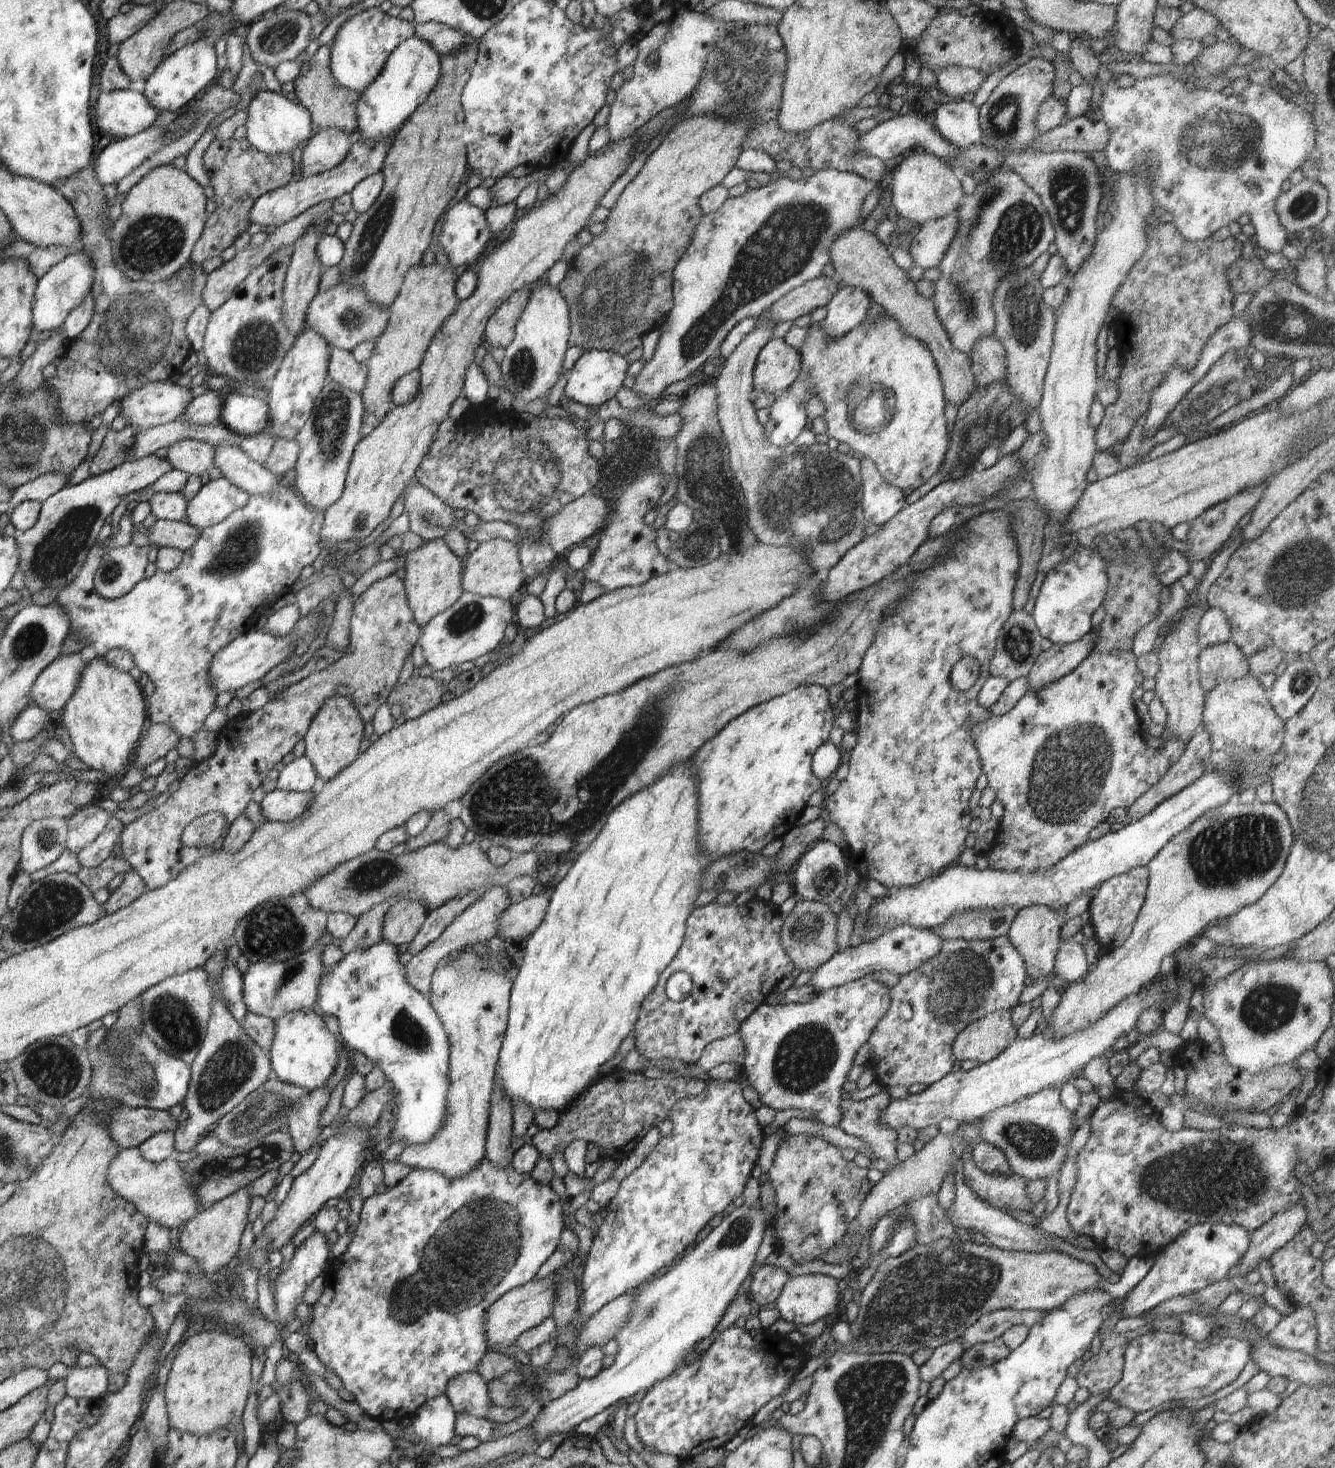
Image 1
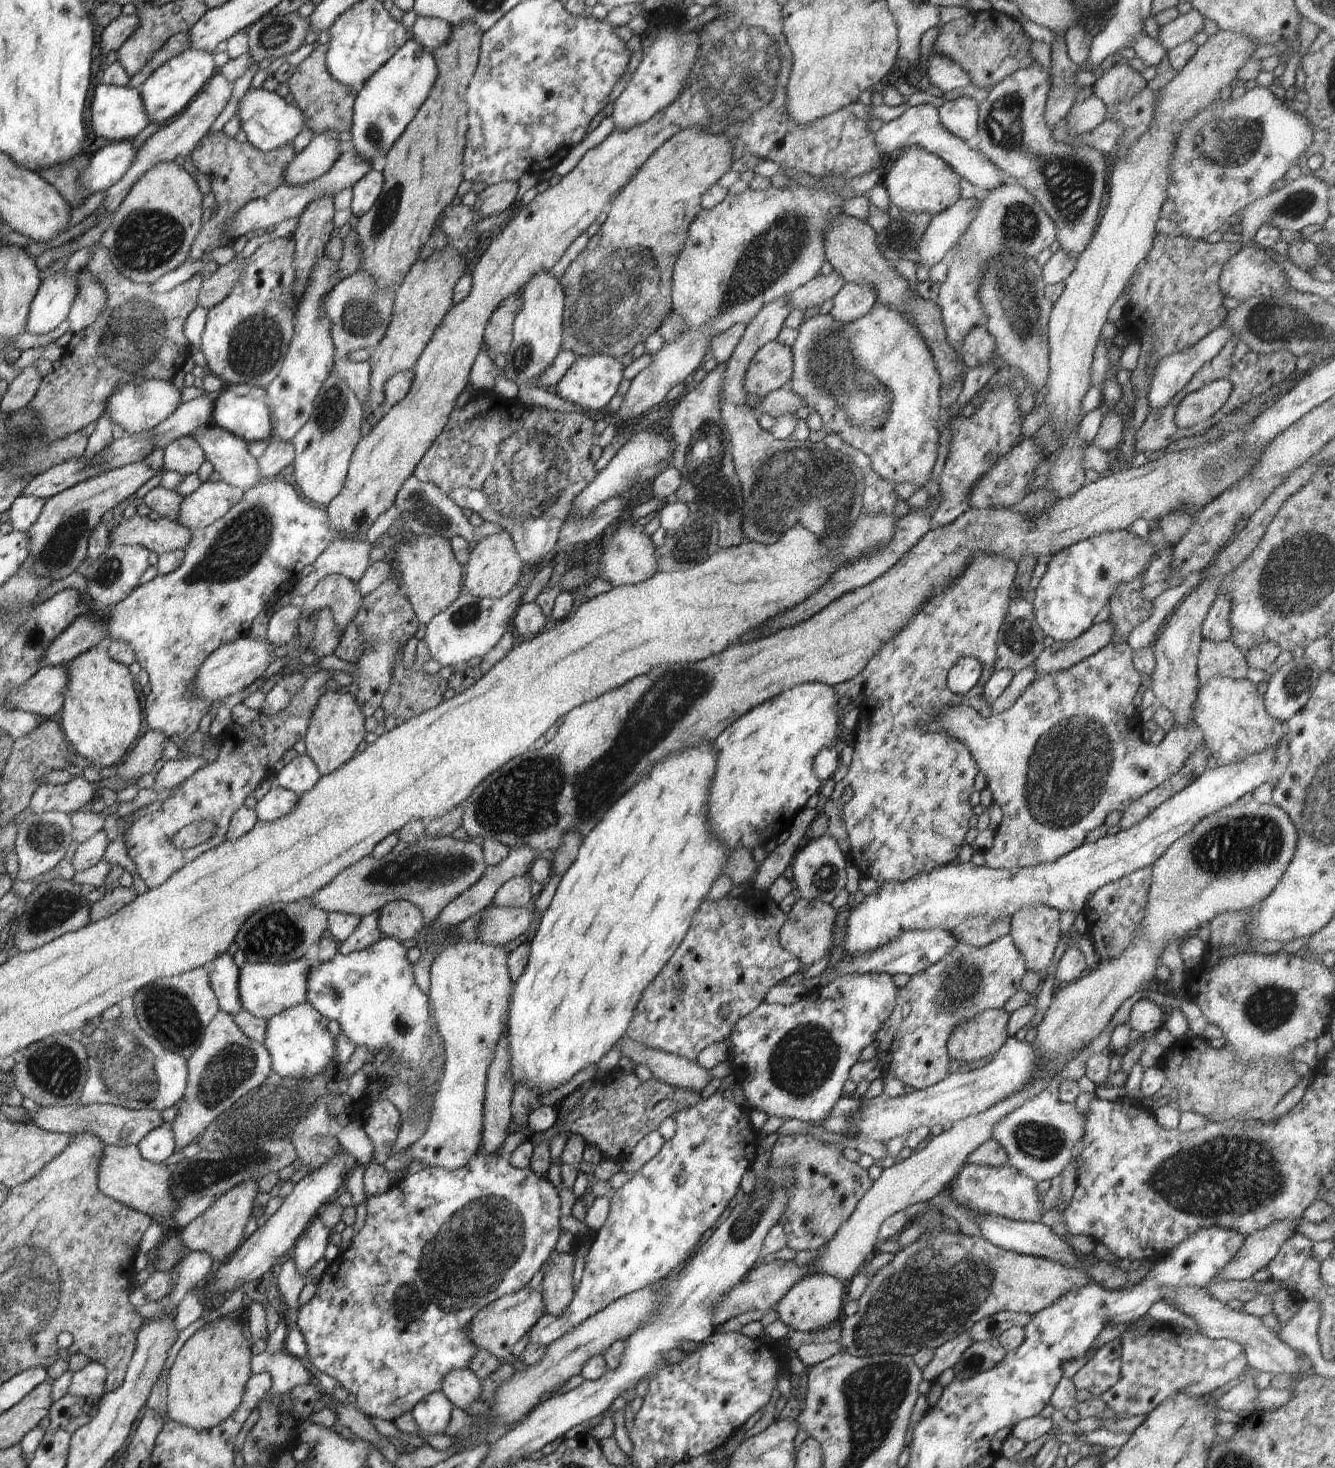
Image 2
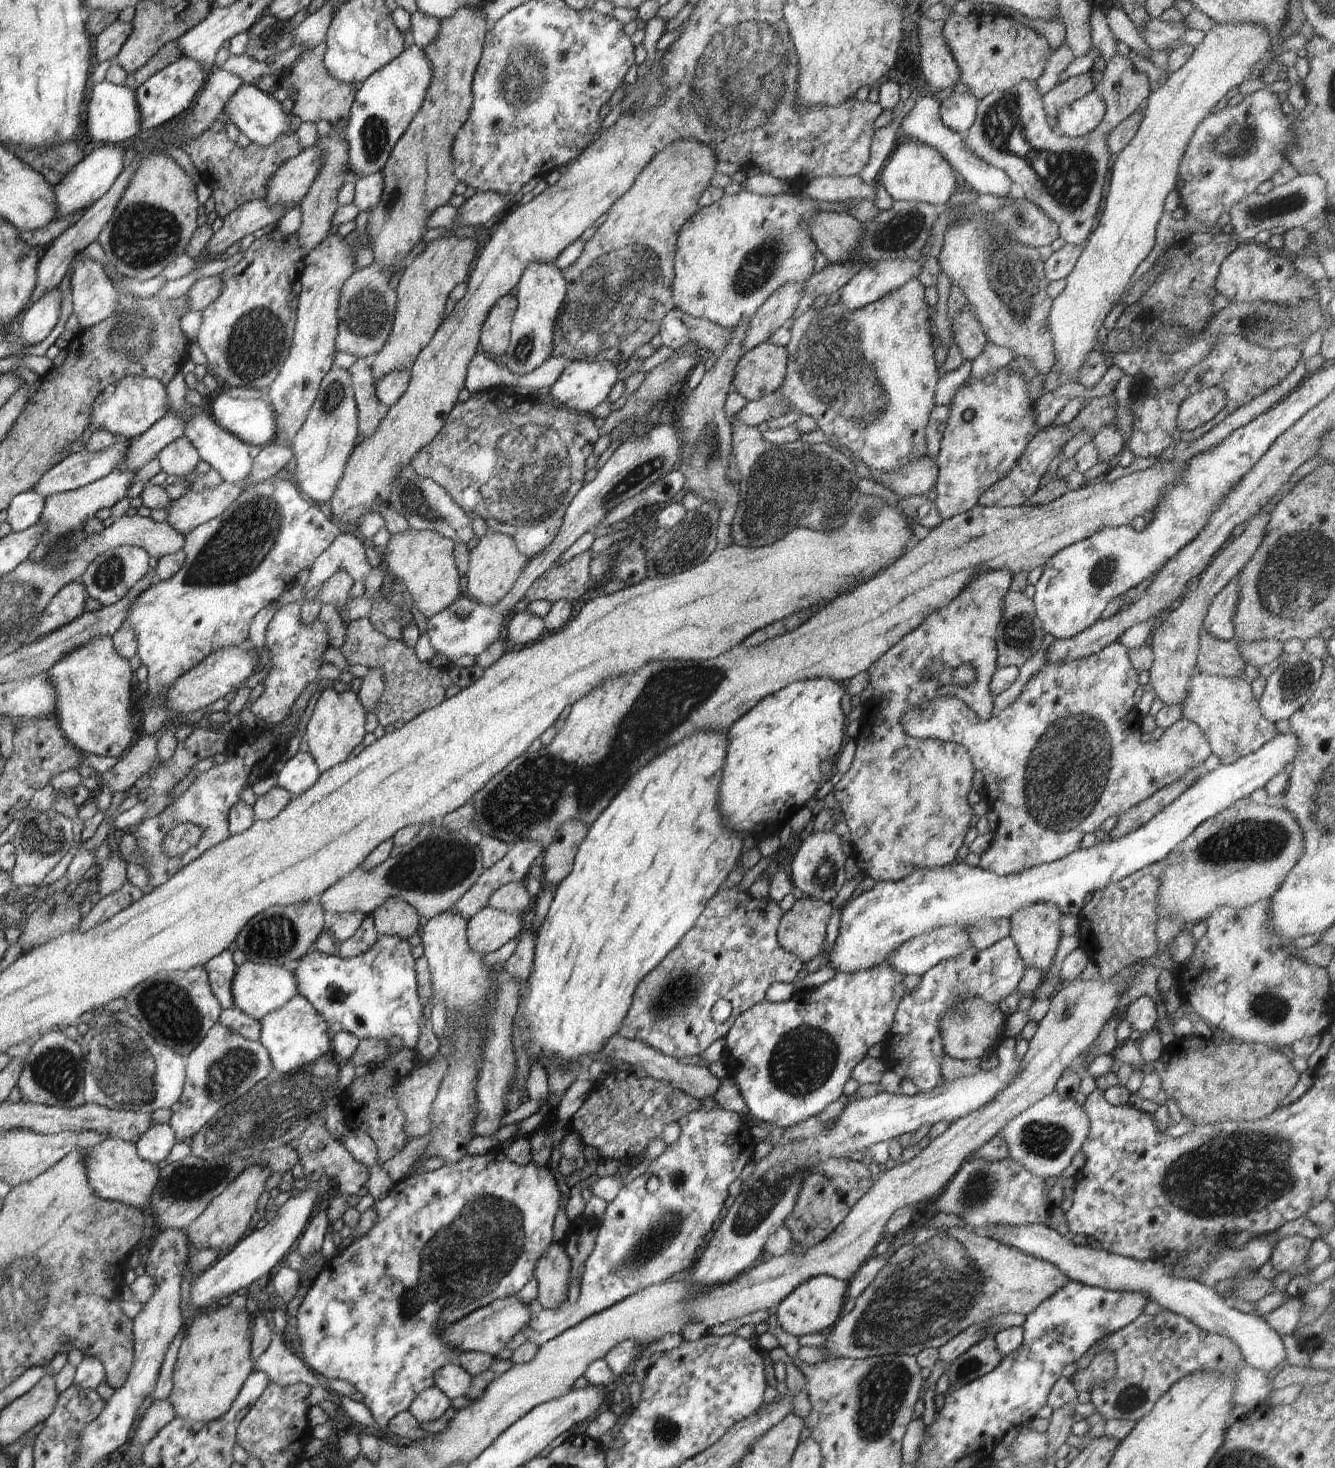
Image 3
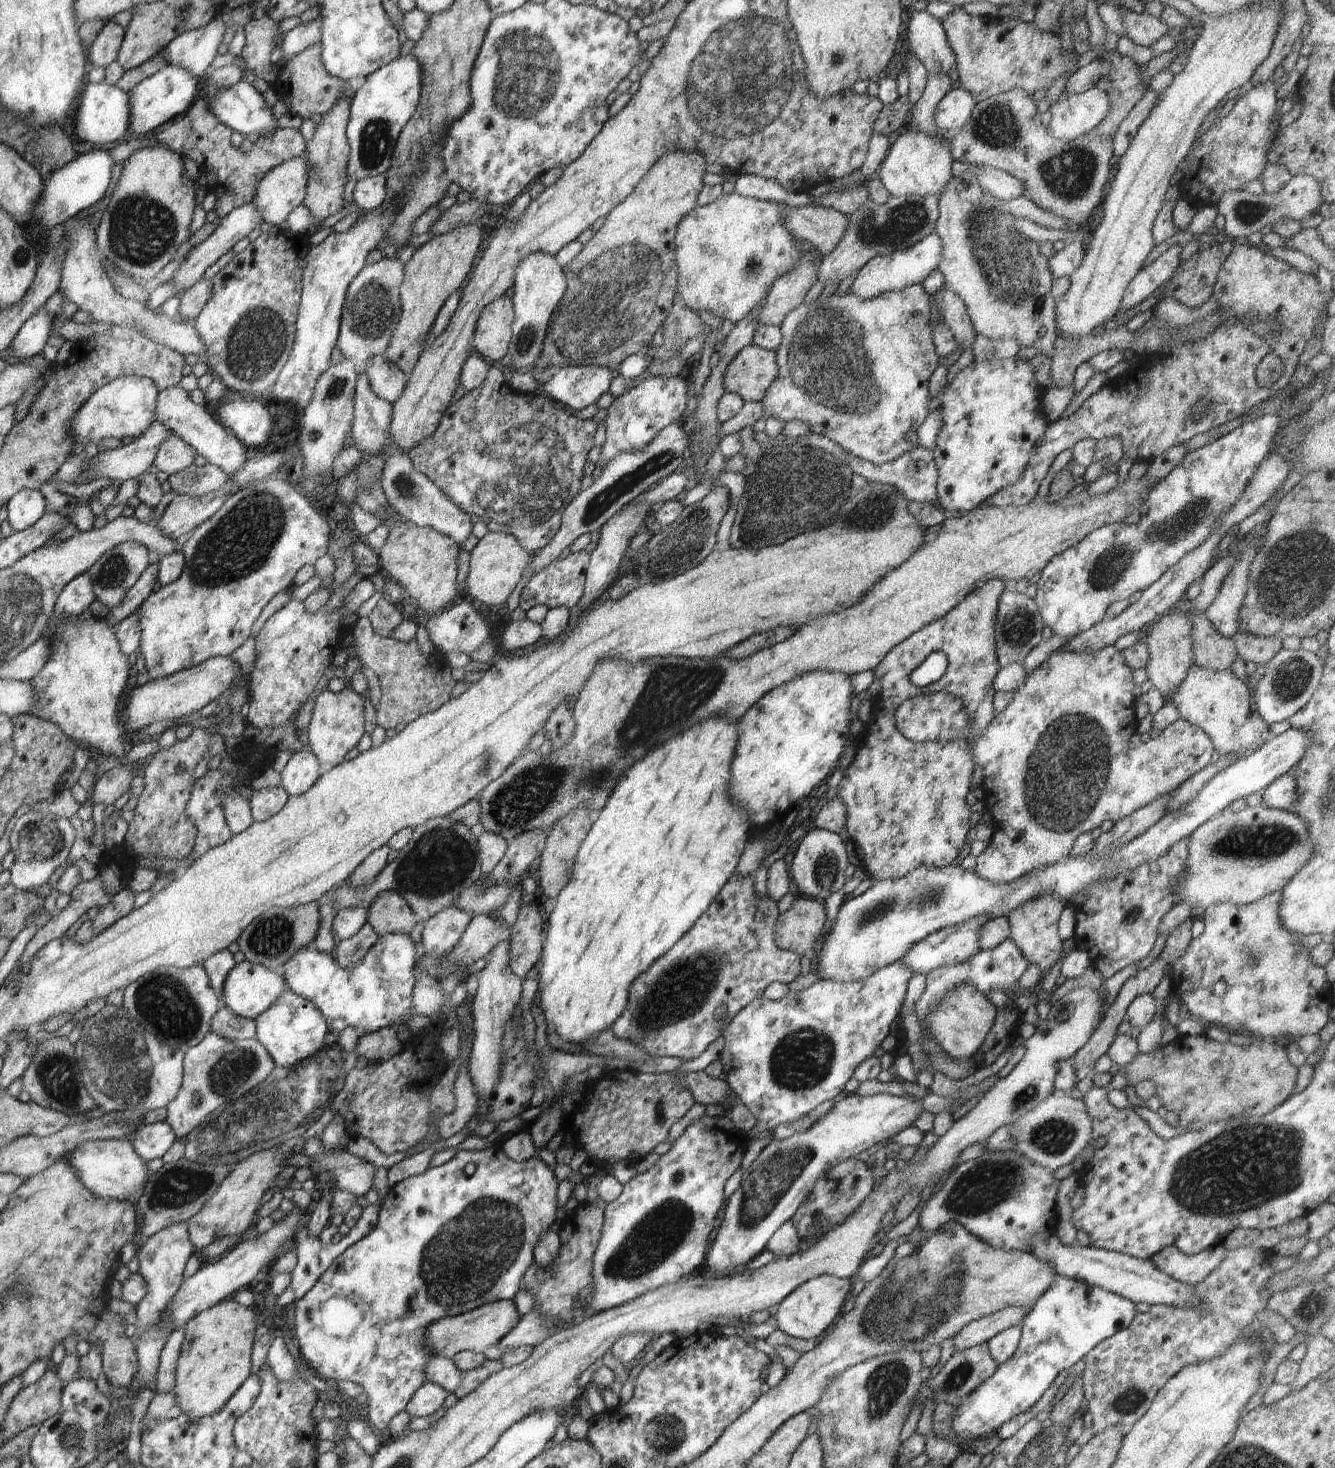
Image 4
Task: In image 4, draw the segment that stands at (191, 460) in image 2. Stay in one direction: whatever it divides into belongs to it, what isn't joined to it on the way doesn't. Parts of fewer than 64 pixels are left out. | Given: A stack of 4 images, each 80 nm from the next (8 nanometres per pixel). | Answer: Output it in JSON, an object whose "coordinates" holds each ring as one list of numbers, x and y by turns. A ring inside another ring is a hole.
{"coordinates":[[172,433,158,447,153,465,171,475,194,464,196,456,197,452,193,446]]}

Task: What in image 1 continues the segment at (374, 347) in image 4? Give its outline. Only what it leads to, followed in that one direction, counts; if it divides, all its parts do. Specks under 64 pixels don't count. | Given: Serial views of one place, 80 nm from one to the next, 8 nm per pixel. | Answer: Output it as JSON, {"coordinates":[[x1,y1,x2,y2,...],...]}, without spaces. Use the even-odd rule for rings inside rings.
{"coordinates":[[339,283,330,290,318,292,314,296,308,306,305,323,312,328,312,332,322,336,322,340,326,340,328,345,352,352,362,342,376,341,384,332,389,317,389,310,378,304,372,304,366,292,362,292,362,288]]}

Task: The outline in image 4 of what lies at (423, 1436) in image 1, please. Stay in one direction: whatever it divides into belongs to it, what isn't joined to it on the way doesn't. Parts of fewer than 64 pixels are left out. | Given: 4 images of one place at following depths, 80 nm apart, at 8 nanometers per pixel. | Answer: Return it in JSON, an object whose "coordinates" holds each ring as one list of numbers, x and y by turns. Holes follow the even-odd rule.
{"coordinates":[[424,1381,422,1386,410,1397,405,1411,410,1417,436,1419,443,1412,442,1405,448,1395,449,1392,445,1388]]}

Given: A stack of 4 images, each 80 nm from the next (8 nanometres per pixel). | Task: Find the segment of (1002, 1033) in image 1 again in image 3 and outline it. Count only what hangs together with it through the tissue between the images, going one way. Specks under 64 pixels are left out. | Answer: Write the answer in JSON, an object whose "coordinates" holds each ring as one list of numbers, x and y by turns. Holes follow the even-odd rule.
{"coordinates":[[978,997,963,1000,957,1004,956,1012,950,1011,948,1015,944,1015,939,1024,945,1054,963,1061,982,1058,984,1054,996,1050,996,1046,1000,1044,1005,1021,1006,1016,1000,1011,998,1004,988,1004]]}

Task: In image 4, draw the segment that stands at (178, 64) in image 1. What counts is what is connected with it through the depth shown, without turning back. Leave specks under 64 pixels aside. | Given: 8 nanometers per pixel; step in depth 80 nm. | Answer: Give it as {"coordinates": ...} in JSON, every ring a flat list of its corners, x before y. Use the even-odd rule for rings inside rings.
{"coordinates":[[168,65,151,77,137,84,128,95,129,102,129,135,142,137,154,128,186,112,192,101,198,96,198,79,186,69]]}

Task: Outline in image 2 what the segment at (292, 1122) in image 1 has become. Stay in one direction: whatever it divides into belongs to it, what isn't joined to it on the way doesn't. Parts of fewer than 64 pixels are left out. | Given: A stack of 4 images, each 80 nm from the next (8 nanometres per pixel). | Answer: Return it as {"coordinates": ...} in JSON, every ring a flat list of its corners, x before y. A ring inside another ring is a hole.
{"coordinates":[[330,1095,318,1099,290,1136,297,1157,306,1168,318,1170,330,1162,341,1148,337,1138,328,1129,330,1124,330,1116,327,1113,328,1100]]}

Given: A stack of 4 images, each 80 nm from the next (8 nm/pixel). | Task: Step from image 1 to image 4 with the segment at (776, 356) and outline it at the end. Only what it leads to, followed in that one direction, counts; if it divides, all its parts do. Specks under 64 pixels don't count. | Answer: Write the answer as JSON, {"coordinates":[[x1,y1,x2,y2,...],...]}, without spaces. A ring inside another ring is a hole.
{"coordinates":[[750,343,726,367,723,385,725,392,734,392,745,402,760,402,777,374,775,351]]}

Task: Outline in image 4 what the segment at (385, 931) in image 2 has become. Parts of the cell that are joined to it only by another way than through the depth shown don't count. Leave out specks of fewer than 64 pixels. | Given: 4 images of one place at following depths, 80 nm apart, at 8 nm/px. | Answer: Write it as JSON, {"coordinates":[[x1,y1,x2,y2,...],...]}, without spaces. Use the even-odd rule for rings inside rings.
{"coordinates":[[393,890,379,892,368,908,368,922,379,936,412,932,421,918,402,894]]}

